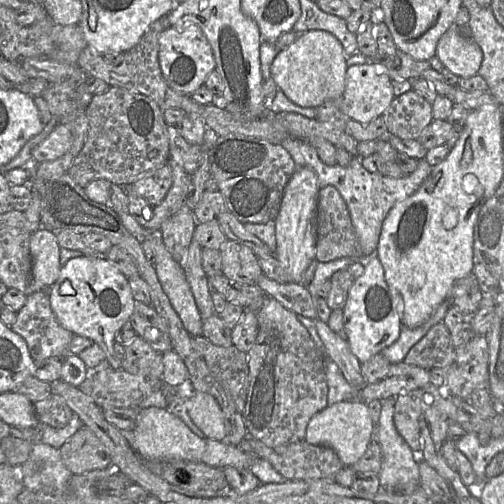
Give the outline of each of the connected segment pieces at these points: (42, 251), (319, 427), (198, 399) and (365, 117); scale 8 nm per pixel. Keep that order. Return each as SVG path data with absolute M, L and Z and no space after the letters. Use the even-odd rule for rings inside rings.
M39 229L30 236L32 276L36 286L49 289L57 280L60 265L60 247L55 233Z
M361 400L340 401L314 415L306 429L305 441L333 449L347 467L357 462L372 440L373 422L368 406Z
M194 391L190 397L186 398L186 408L193 423L206 438L225 440L224 415L212 395Z
M378 63L347 68L341 111L362 124L380 117L394 99L392 80Z

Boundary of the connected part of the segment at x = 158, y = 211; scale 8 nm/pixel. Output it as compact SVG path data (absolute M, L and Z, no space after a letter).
M168 159L172 171L172 185L163 201L153 207L153 216L143 227L148 231L159 230L165 220L175 214L186 203L190 192L191 175L173 159Z

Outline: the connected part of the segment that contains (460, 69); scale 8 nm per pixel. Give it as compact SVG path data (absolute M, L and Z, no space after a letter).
M457 27L450 28L439 39L436 56L444 67L459 78L477 75L483 60L481 48Z

